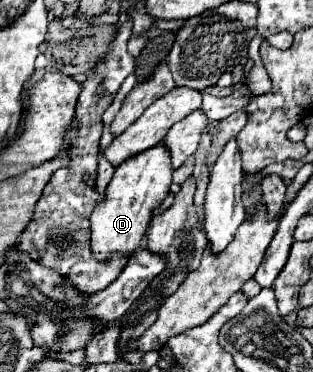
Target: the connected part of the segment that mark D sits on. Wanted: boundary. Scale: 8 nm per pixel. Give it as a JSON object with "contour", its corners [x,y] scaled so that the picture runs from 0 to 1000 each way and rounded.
{"contour":[[[524,376],[460,409],[441,409],[396,430],[383,452],[371,452],[345,505],[339,532],[288,581],[288,624],[294,624],[294,683],[300,694],[339,699],[358,677],[428,683],[447,661],[447,645],[473,613],[473,591],[486,586],[486,565],[530,532],[550,495],[550,430],[543,403]]]}

